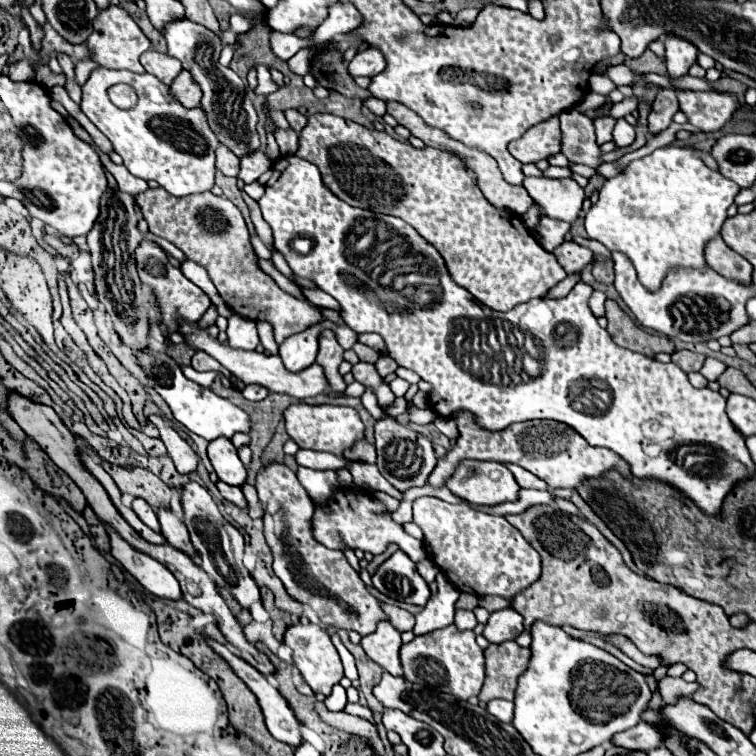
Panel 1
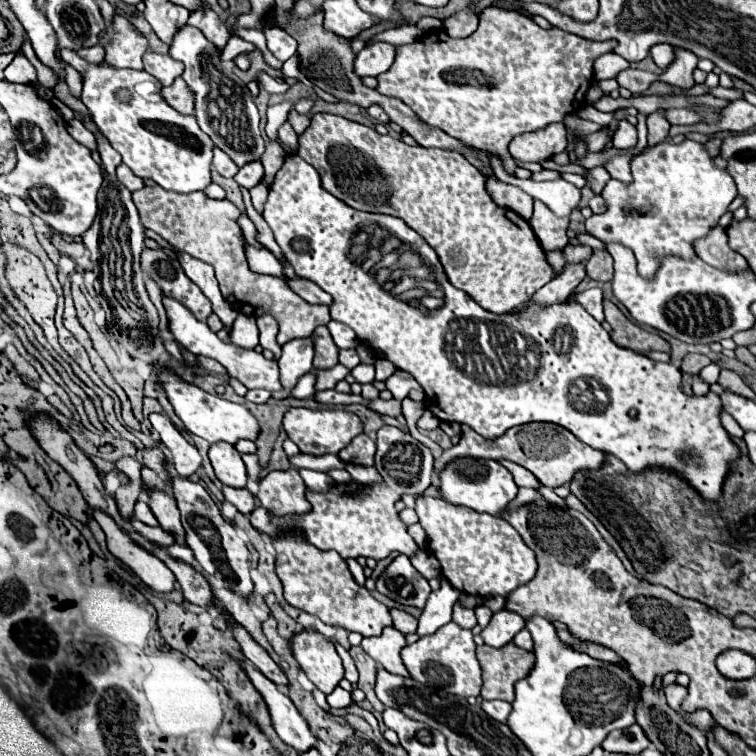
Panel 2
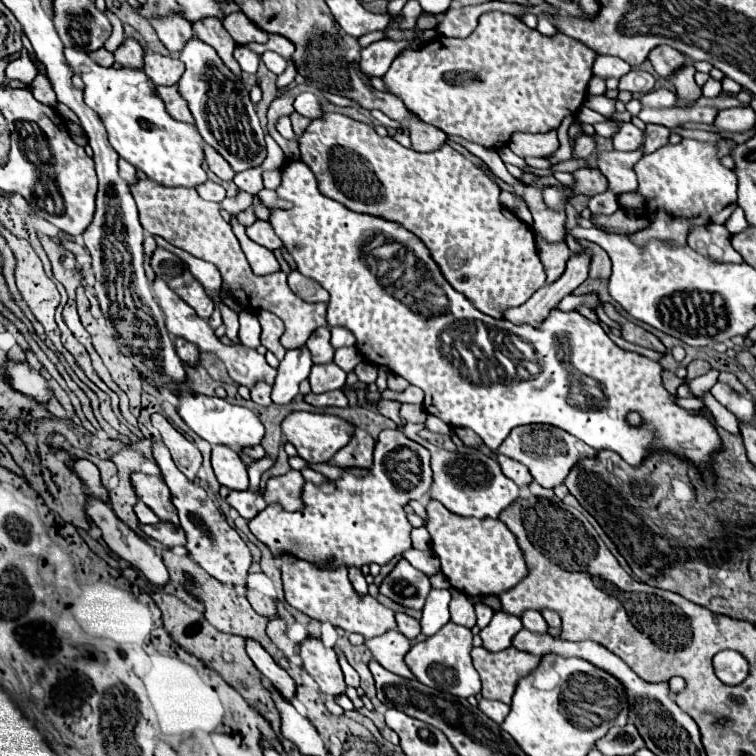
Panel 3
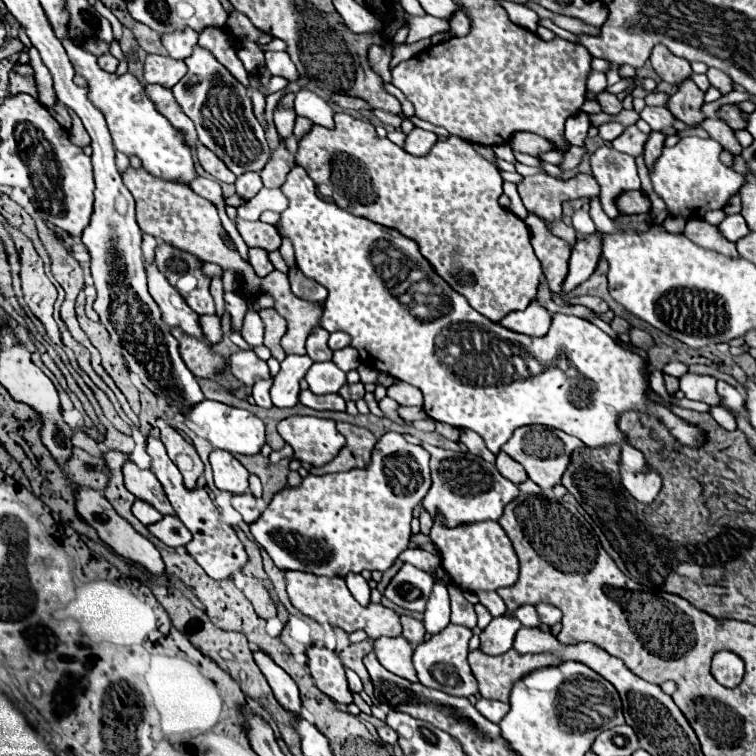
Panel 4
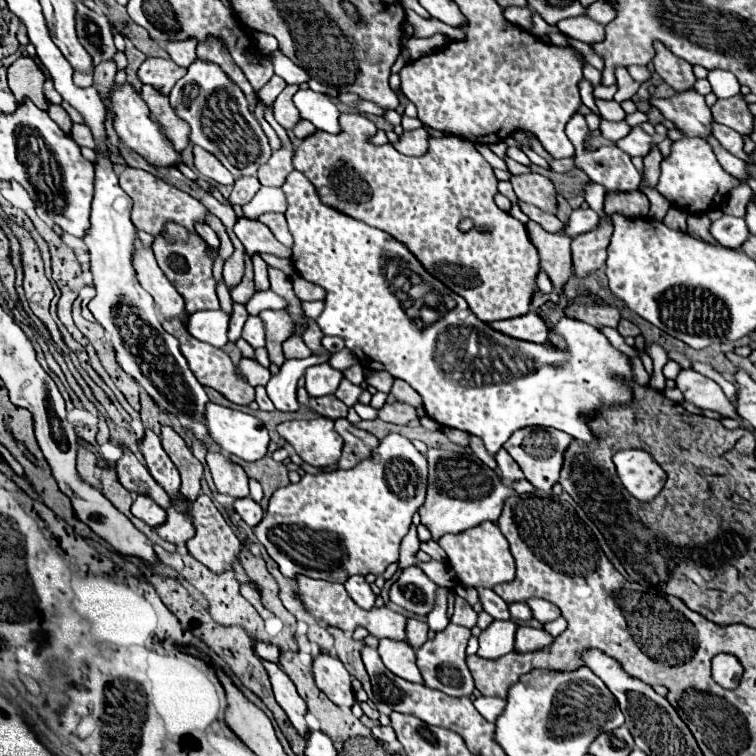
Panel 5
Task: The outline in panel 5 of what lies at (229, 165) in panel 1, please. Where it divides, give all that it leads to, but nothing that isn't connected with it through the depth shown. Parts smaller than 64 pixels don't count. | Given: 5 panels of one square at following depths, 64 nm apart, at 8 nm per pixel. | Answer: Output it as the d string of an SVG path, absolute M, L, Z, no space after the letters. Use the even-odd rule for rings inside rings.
M192 146L192 152L194 152L194 166L204 178L208 178L216 184L234 184L234 176L210 152L206 152L198 146Z

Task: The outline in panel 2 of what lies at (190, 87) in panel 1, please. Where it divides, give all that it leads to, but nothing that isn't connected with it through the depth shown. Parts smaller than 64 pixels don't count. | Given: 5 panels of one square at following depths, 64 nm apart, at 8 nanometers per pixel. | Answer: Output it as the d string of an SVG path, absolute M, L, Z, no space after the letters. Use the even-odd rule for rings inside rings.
M176 78L172 86L162 88L162 96L164 100L182 114L194 114L194 96L192 92L186 88L186 82L182 78Z

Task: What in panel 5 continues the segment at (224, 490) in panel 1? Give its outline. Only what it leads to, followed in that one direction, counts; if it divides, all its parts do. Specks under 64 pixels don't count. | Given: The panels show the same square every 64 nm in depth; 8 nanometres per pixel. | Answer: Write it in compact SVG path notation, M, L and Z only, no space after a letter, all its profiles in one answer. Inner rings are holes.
M252 498L234 500L234 510L236 510L236 512L240 514L240 518L242 518L248 526L252 526L252 528L254 528L254 526L262 520L262 516L264 516L260 504L256 504Z

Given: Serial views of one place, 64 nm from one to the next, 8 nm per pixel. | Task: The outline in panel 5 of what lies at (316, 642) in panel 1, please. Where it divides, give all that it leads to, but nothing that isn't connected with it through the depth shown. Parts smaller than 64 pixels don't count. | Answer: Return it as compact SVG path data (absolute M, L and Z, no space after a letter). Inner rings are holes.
M318 654L314 658L314 680L316 686L336 704L336 706L352 706L356 702L352 690L352 676L344 668L344 664L328 654Z

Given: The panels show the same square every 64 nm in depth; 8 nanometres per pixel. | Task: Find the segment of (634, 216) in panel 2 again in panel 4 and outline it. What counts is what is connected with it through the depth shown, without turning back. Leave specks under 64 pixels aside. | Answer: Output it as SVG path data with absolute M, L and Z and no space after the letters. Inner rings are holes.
M698 136L682 138L676 146L664 148L662 156L650 170L650 180L656 194L666 202L670 214L682 212L686 218L702 218L706 210L724 208L730 196L742 188L744 176L724 166L718 158L720 152L722 146L716 140L704 140Z

